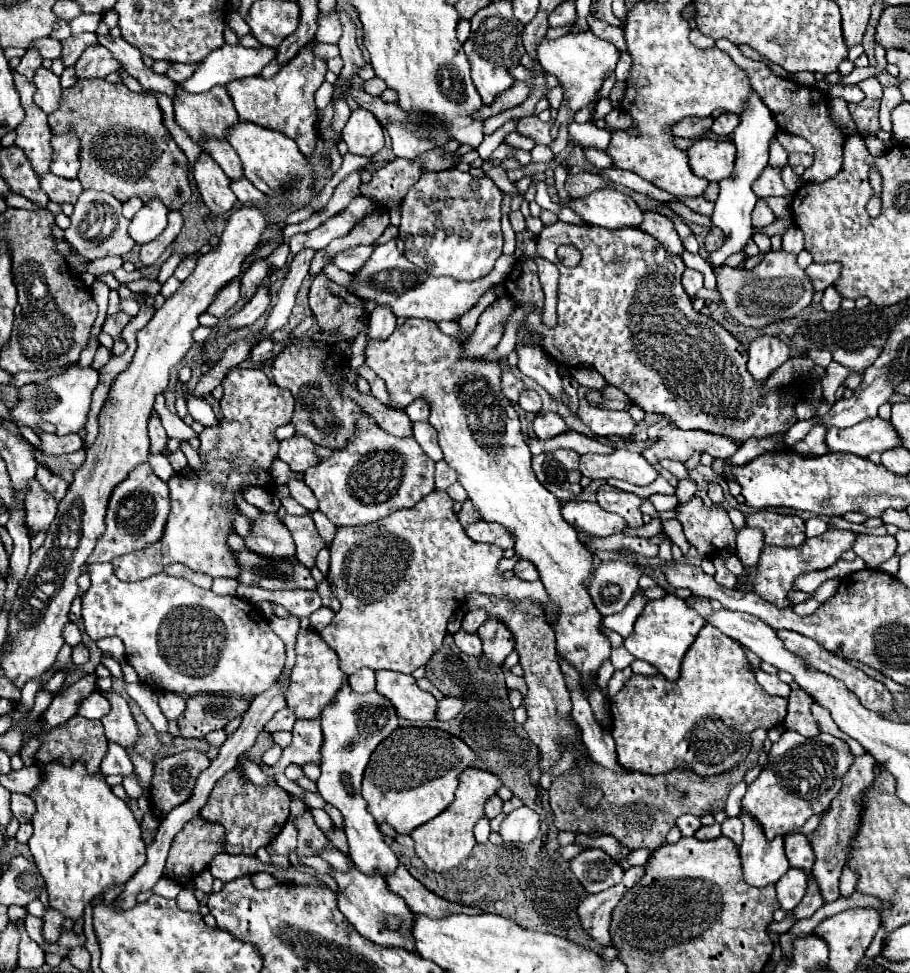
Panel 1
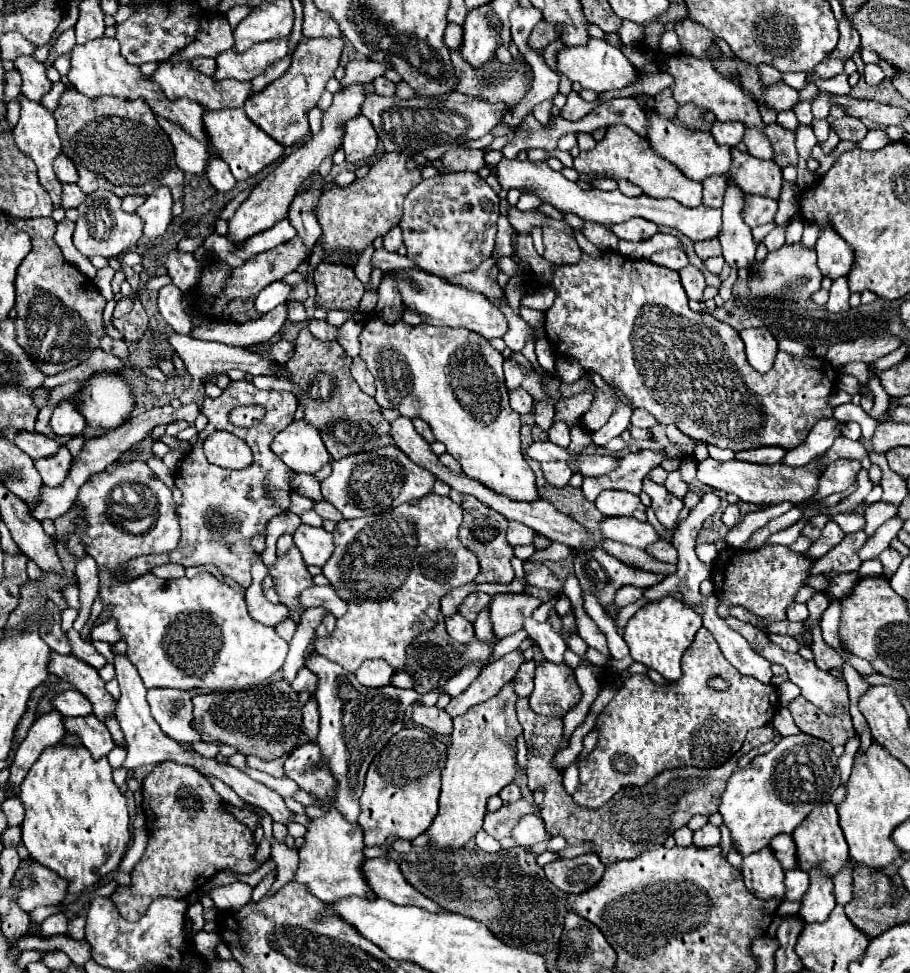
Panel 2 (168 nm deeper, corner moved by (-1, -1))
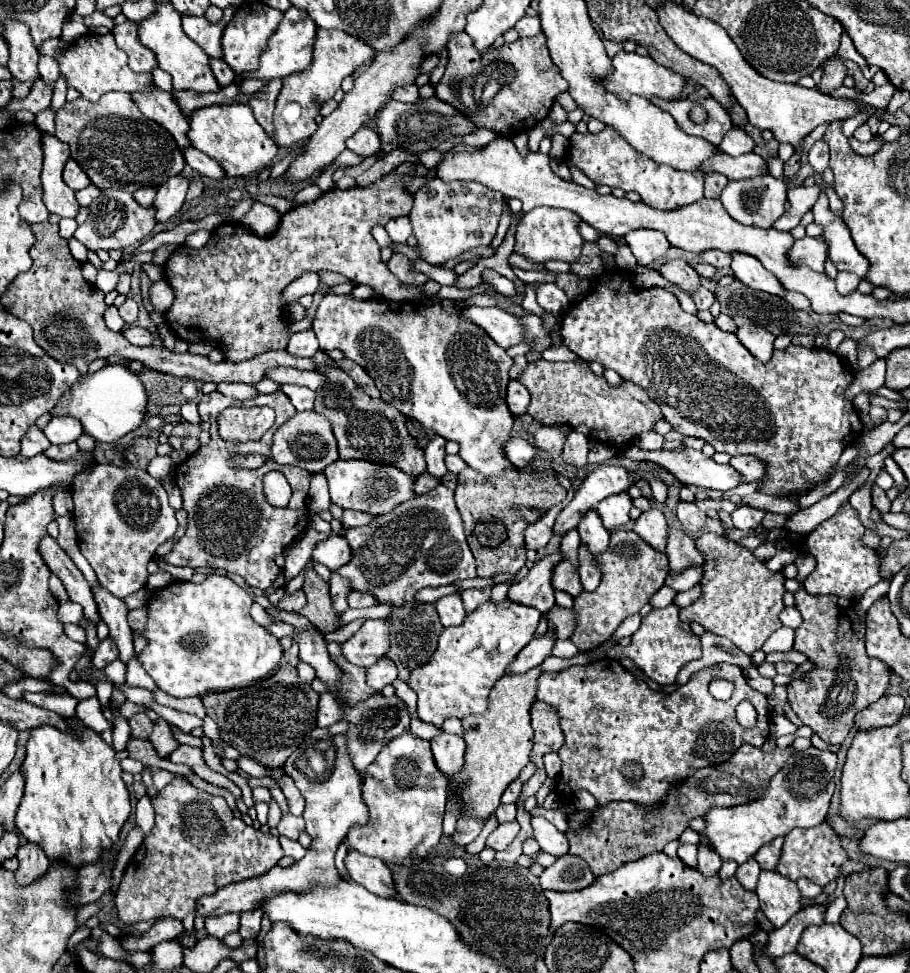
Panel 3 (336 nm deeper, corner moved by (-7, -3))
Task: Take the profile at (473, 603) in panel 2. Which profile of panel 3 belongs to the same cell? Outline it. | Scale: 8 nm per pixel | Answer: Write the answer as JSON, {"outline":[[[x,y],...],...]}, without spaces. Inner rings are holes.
{"outline":[[[483,588],[483,590],[463,590],[461,592],[461,598],[463,598],[463,606],[467,612],[473,612],[477,610],[483,602],[487,602],[491,598],[491,588]]]}

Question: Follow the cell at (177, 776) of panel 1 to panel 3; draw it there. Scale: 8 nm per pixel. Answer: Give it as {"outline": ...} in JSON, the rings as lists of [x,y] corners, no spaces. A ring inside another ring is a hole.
{"outline":[[[175,776],[173,782],[169,782],[153,798],[153,808],[155,808],[155,828],[149,836],[145,836],[145,842],[133,856],[129,868],[125,870],[121,886],[115,894],[119,920],[127,926],[141,920],[157,920],[163,916],[175,916],[183,920],[195,908],[195,902],[201,896],[211,896],[213,892],[231,882],[241,882],[253,876],[267,874],[273,866],[277,866],[279,858],[283,858],[279,838],[263,834],[253,826],[247,826],[243,820],[235,818],[225,798],[195,788],[185,776]]]}

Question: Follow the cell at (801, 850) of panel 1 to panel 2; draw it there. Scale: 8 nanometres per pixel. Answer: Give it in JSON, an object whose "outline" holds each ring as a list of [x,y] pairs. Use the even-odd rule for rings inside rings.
{"outline":[[[777,834],[777,838],[773,838],[773,842],[769,842],[769,848],[775,854],[775,858],[779,860],[779,864],[783,866],[783,870],[797,868],[795,842],[793,842],[791,834]]]}

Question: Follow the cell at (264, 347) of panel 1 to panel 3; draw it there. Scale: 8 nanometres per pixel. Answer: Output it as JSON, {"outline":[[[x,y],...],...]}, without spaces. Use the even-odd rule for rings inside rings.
{"outline":[[[305,330],[305,332],[293,334],[289,338],[289,344],[285,350],[293,356],[299,356],[299,358],[311,358],[319,350],[319,344],[317,344],[315,334],[311,330]]]}

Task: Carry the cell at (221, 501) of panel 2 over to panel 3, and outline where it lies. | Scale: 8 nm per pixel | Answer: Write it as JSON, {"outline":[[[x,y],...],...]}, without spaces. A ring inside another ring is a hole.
{"outline":[[[211,392],[203,394],[199,402],[199,414],[203,422],[211,424],[211,442],[207,446],[201,446],[195,454],[191,454],[187,460],[175,466],[173,476],[177,486],[183,492],[183,508],[189,514],[189,528],[185,536],[175,544],[175,548],[161,556],[161,562],[173,564],[173,566],[191,566],[191,568],[201,568],[201,566],[211,566],[211,568],[225,568],[231,574],[237,574],[245,578],[245,582],[253,588],[267,590],[273,586],[273,582],[279,576],[279,566],[275,564],[275,556],[281,554],[309,524],[309,514],[307,514],[307,490],[309,490],[309,480],[311,474],[303,472],[295,466],[283,466],[277,464],[269,452],[273,444],[273,434],[275,430],[271,428],[261,440],[255,442],[225,442],[219,436],[219,426],[217,426],[217,416],[229,406],[269,406],[277,412],[275,426],[285,424],[289,418],[295,416],[295,406],[283,392],[273,392],[273,394],[259,394],[251,400],[233,400],[223,396],[221,392]],[[235,452],[243,454],[261,454],[265,458],[265,464],[257,470],[233,470],[227,458]],[[269,470],[277,470],[287,476],[287,482],[293,488],[293,496],[289,500],[289,508],[273,508],[267,504],[263,496],[263,476]]]}

